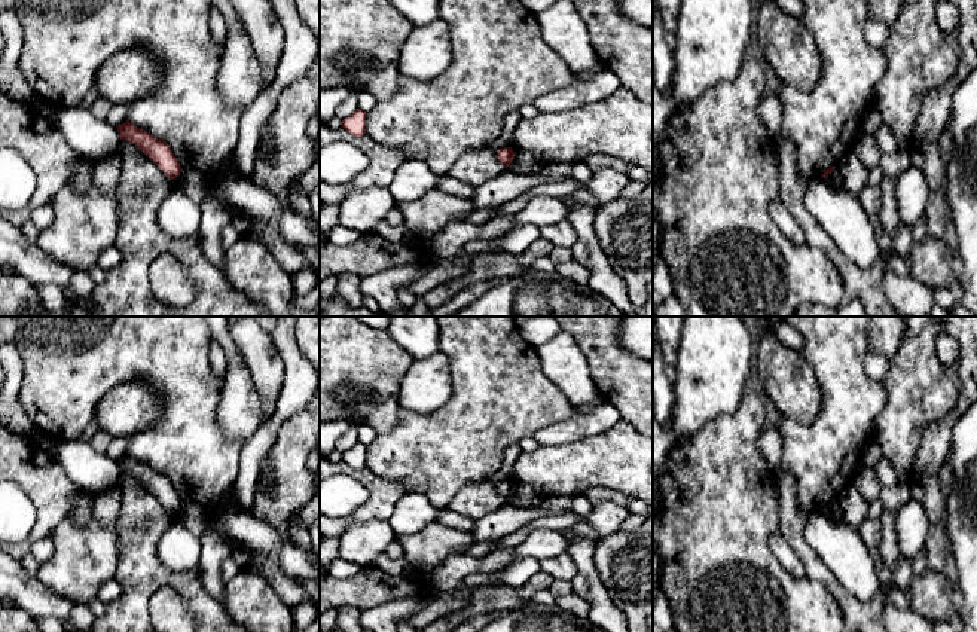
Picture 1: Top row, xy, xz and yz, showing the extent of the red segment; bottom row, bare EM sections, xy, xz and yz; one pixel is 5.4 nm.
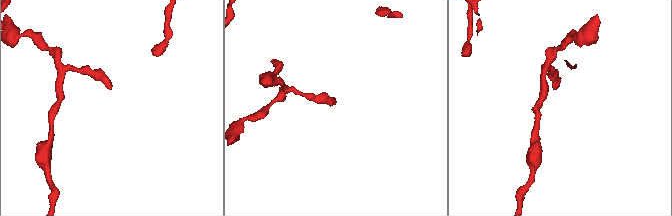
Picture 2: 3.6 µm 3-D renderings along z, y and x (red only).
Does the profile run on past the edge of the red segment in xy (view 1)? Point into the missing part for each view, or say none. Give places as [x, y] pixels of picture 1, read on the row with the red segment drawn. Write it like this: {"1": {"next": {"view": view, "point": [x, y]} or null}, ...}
{"1": {"next": null}}

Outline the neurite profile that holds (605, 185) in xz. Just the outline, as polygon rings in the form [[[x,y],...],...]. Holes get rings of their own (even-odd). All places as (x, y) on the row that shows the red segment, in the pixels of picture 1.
[[[602,168],[592,174],[586,187],[596,198],[596,201],[604,205],[620,198],[622,190],[629,181],[628,174],[611,168]]]

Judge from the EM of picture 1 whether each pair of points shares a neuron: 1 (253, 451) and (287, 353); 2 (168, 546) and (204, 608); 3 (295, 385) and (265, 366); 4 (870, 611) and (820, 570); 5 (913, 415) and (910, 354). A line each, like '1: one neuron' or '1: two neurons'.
1: one neuron
2: two neurons
3: two neurons
4: one neuron
5: one neuron

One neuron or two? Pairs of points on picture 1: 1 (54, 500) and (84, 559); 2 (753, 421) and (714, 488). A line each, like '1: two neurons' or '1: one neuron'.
1: two neurons
2: one neuron

